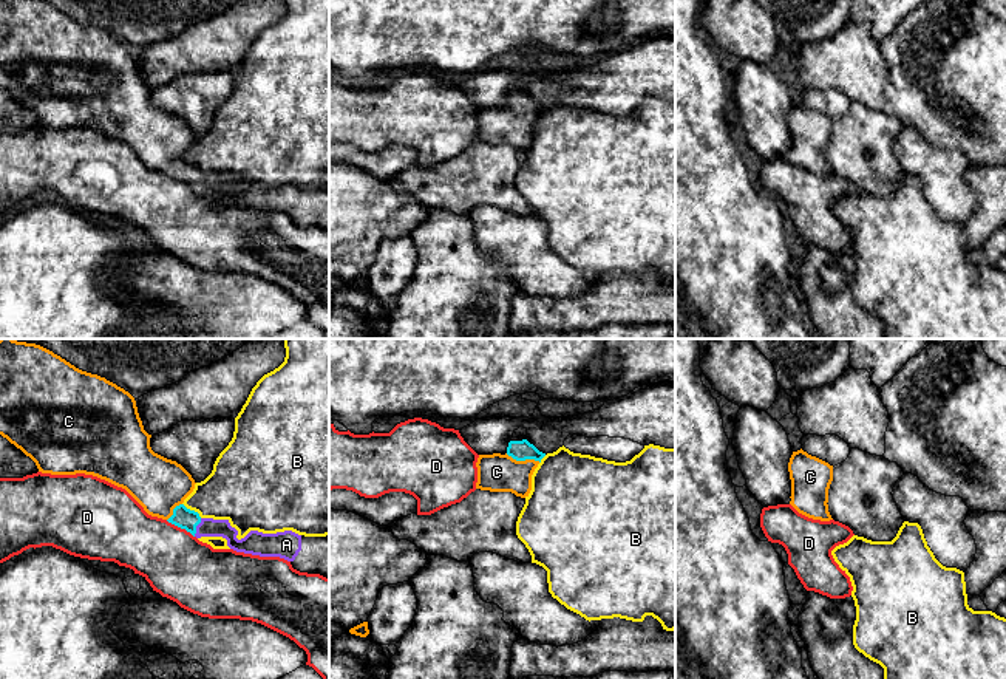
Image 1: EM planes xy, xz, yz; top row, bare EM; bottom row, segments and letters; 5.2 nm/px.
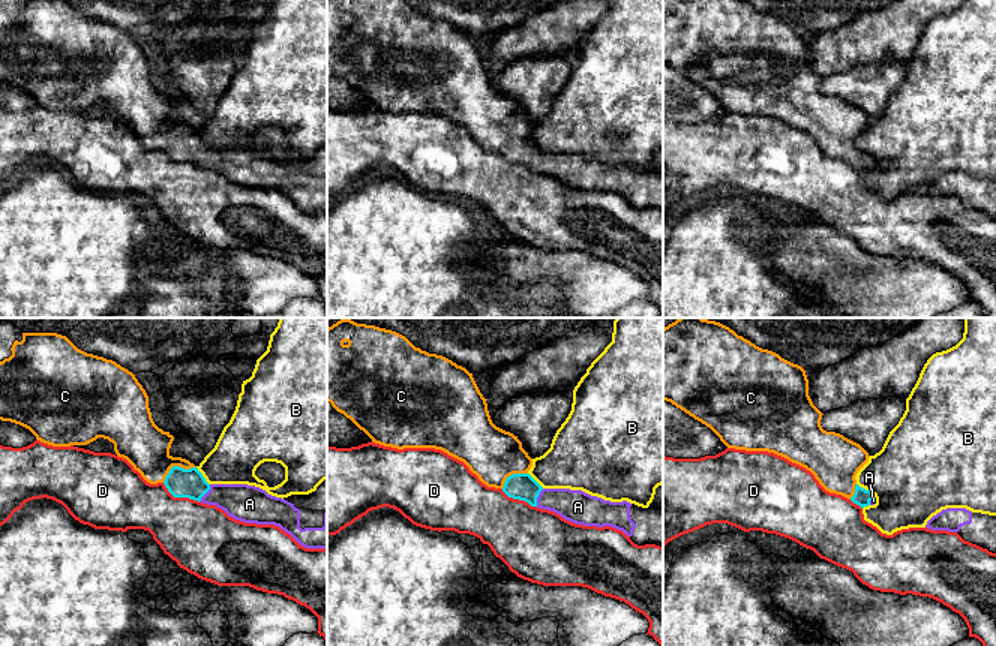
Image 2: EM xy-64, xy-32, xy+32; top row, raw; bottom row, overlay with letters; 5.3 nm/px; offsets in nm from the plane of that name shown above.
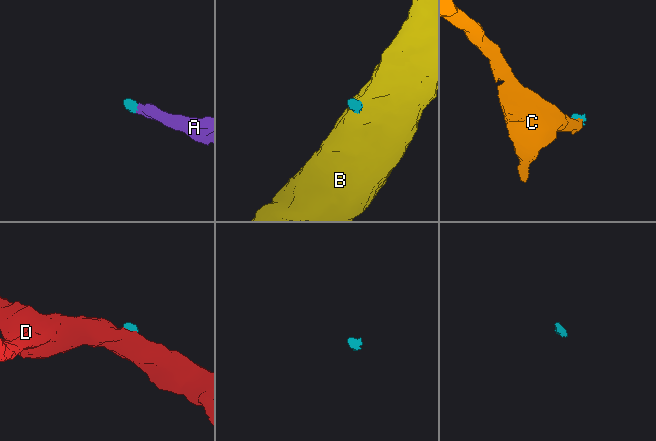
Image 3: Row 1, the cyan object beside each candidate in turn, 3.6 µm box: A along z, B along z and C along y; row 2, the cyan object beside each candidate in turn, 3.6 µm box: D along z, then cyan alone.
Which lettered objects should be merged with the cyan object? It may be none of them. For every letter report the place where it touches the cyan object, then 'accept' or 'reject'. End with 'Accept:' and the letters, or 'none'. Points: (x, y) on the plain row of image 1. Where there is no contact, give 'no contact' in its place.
A: xy (195, 181) | accept
B: xy (192, 164) | reject
C: xz (523, 113) | accept
D: xy (180, 180) | reject
Accept: A, C

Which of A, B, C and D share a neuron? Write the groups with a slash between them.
A C / B / D

